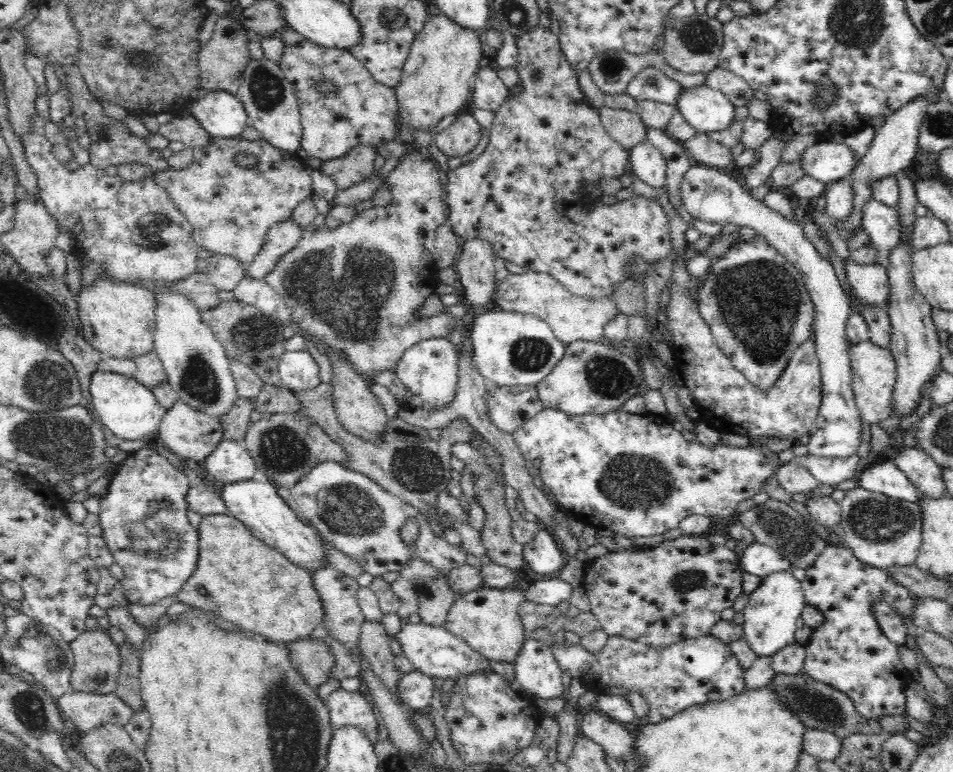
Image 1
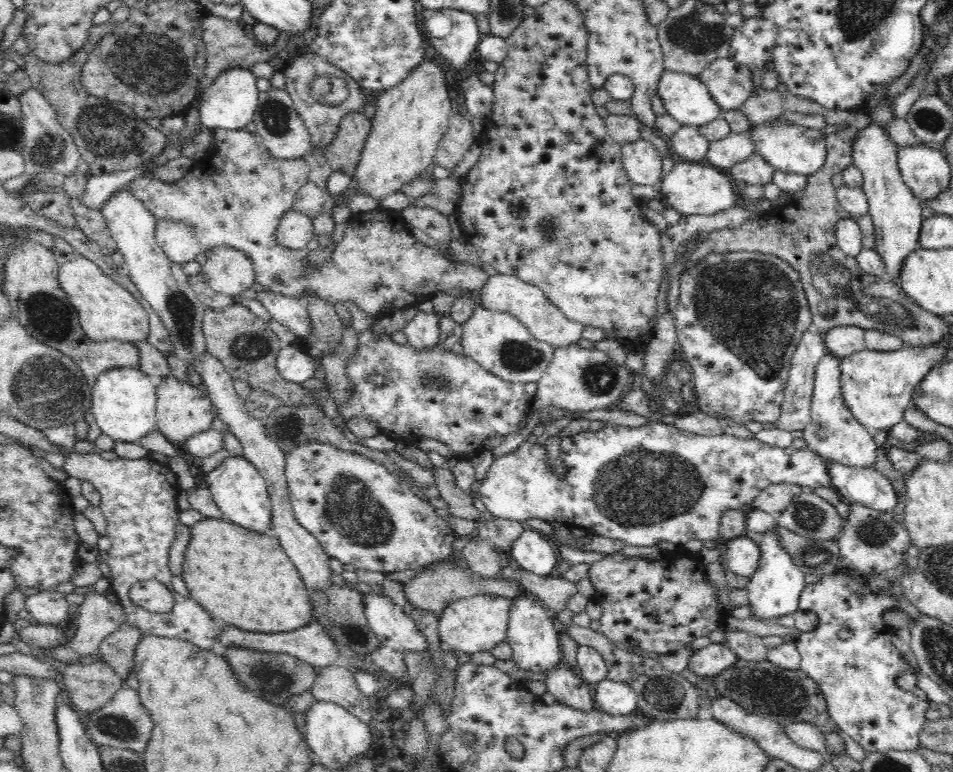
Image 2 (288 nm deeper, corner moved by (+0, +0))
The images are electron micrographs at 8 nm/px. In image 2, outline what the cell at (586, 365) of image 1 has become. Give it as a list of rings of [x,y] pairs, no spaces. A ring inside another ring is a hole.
[[[576,344],[566,348],[556,348],[554,360],[550,362],[542,380],[538,382],[536,396],[530,400],[532,412],[550,404],[574,414],[592,412],[592,410],[610,410],[628,392],[632,382],[634,382],[634,374],[628,366],[618,366],[614,358],[610,358],[608,354],[596,348],[582,350]]]

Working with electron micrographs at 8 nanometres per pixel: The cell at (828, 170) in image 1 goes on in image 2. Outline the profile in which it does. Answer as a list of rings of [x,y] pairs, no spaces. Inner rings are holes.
[[[780,116],[774,120],[752,124],[748,134],[750,134],[750,140],[754,144],[754,152],[758,156],[762,156],[762,160],[766,160],[774,170],[780,170],[786,174],[810,176],[824,166],[826,156],[828,156],[826,138],[824,138],[822,130],[806,128],[806,126],[800,126],[796,122],[788,122]]]

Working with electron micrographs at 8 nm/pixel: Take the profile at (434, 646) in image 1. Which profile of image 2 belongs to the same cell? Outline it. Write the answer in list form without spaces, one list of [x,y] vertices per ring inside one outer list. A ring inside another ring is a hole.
[[[376,592],[362,596],[366,618],[378,636],[380,646],[388,646],[398,652],[422,652],[428,648],[428,642],[416,628],[414,620],[402,610],[402,606],[394,604],[390,596]]]

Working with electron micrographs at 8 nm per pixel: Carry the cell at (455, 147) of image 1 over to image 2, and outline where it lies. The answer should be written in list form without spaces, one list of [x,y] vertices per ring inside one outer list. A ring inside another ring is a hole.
[[[466,114],[450,116],[450,126],[448,126],[448,132],[444,134],[444,138],[438,144],[434,164],[444,166],[446,170],[454,170],[474,142],[478,142],[478,140],[474,138],[470,118]]]

